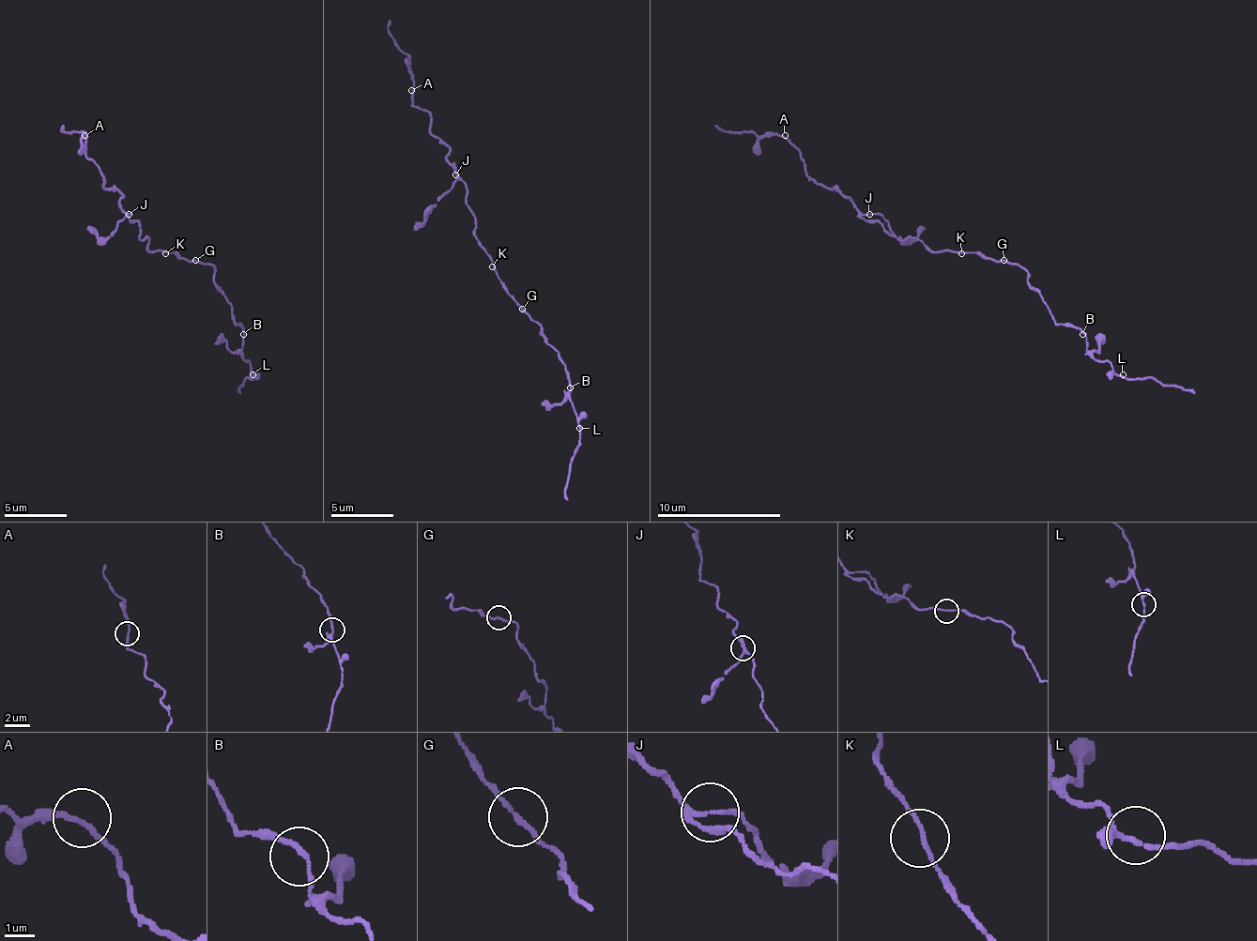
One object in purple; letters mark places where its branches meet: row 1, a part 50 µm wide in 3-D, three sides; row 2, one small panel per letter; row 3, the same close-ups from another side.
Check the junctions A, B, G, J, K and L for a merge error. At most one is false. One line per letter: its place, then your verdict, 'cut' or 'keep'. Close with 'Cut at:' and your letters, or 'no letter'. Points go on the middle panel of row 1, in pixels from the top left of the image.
A: (411, 90) | keep
B: (570, 387) | keep
G: (522, 309) | keep
J: (455, 174) | keep
K: (492, 266) | keep
L: (579, 428) | keep
Cut at: no letter

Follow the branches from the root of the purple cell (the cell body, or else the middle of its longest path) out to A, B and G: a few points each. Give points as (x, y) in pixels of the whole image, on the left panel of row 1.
A: (169, 253), (146, 247), (141, 225), (119, 204), (122, 197), (103, 185), (100, 170), (84, 154), (84, 135)
B: (169, 253), (184, 260), (200, 260), (212, 265), (215, 284), (231, 306), (231, 318), (243, 327), (243, 334)
G: (169, 253), (184, 260), (196, 260)

